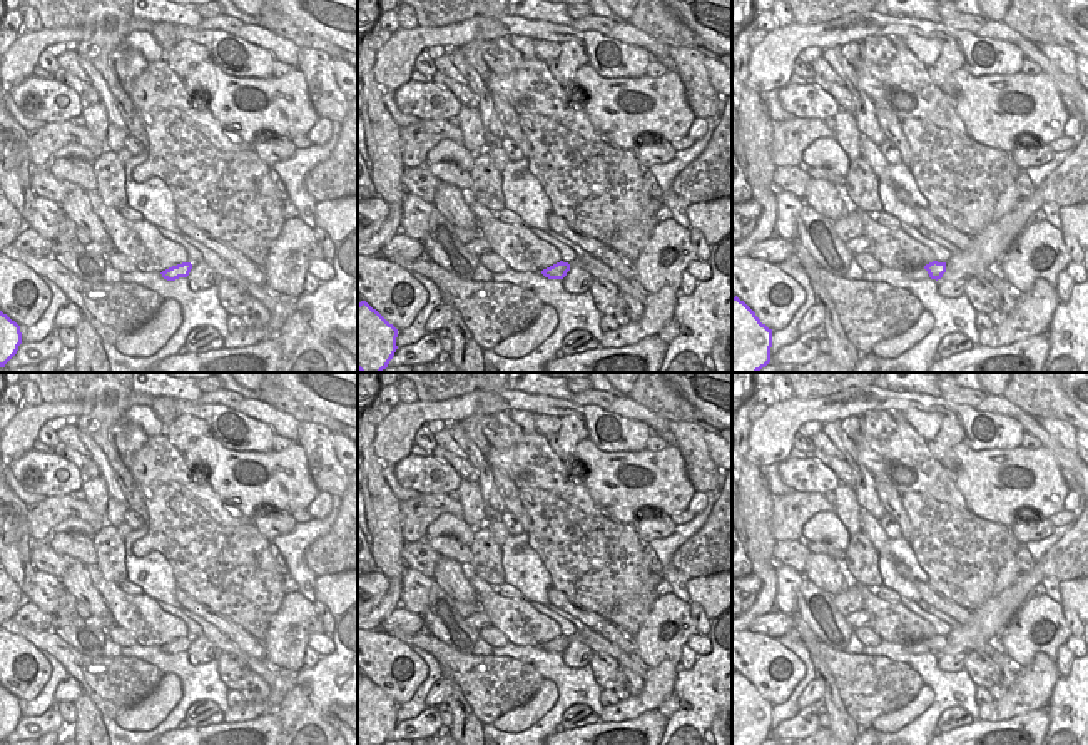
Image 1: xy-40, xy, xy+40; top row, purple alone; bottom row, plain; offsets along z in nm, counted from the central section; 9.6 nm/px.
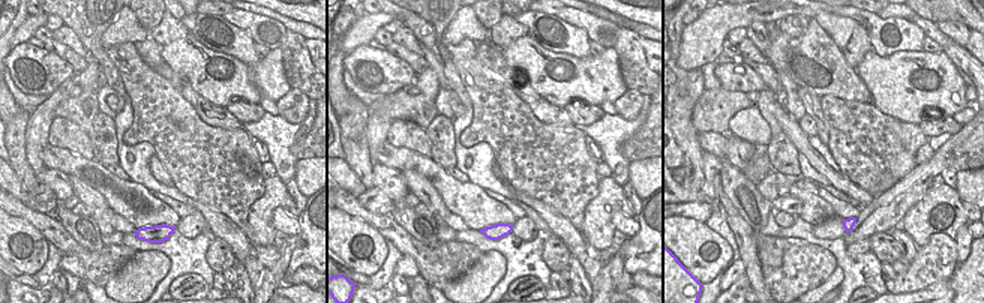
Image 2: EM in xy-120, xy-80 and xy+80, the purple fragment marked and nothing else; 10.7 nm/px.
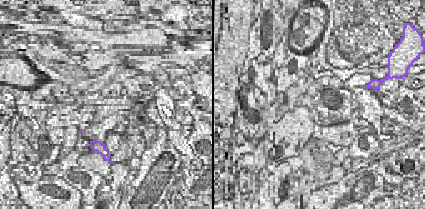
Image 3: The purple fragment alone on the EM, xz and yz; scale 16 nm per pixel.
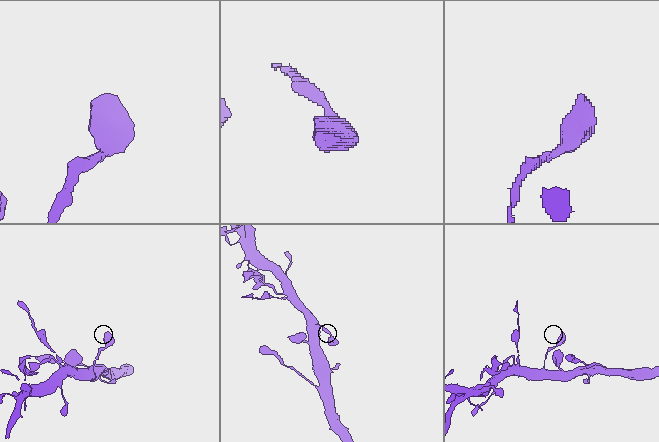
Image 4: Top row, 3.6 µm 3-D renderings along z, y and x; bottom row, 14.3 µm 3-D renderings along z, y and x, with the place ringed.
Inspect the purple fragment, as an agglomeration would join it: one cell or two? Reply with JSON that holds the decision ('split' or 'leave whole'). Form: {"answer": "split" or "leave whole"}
{"answer": "leave whole"}

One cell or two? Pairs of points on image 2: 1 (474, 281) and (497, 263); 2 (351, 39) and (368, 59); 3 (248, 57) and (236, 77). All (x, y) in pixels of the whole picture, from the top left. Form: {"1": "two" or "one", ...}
{"1": "one", "2": "two", "3": "two"}

